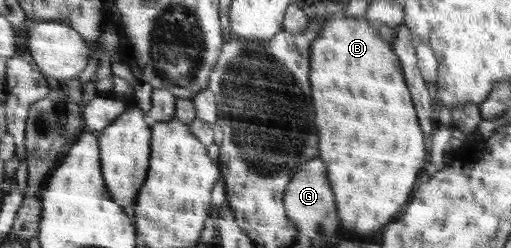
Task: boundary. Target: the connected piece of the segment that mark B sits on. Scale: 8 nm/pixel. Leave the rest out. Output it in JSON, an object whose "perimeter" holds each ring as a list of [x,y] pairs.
{"perimeter":[[[364,16],[327,19],[311,45],[310,60],[311,86],[315,86],[315,120],[319,110],[317,142],[319,134],[323,134],[323,154],[317,152],[315,158],[323,158],[327,170],[331,170],[331,186],[335,186],[341,224],[345,228],[355,228],[355,232],[371,232],[393,222],[407,204],[427,156],[425,138],[413,110],[414,102],[411,102],[406,78],[401,72],[402,64],[399,64],[391,44],[379,38],[377,28],[371,26]]]}

